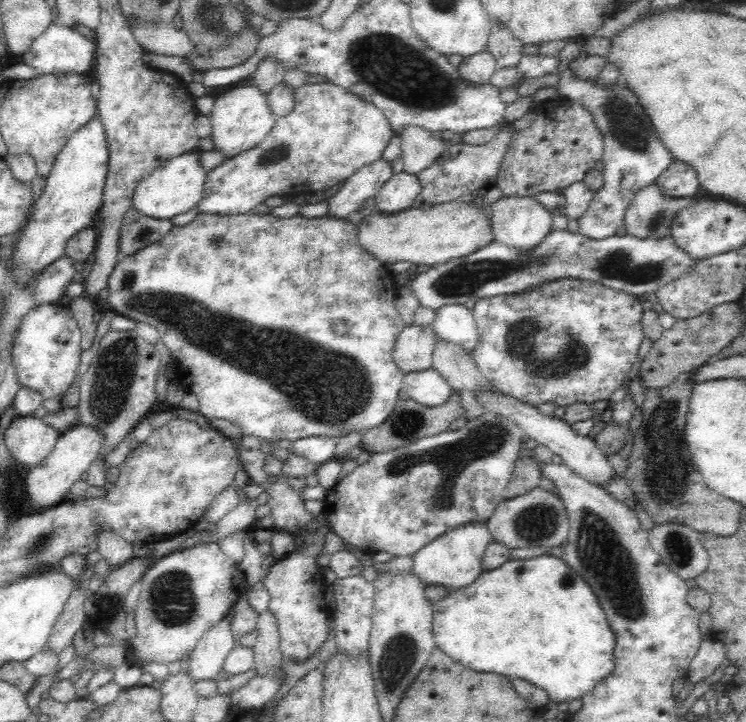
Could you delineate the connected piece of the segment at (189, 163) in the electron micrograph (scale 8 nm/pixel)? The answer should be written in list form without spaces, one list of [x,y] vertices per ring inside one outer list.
[[[190,149],[160,164],[137,185],[132,198],[132,207],[146,216],[160,220],[170,220],[177,214],[196,208],[204,194],[207,178],[207,172],[200,163],[200,154],[200,149]]]

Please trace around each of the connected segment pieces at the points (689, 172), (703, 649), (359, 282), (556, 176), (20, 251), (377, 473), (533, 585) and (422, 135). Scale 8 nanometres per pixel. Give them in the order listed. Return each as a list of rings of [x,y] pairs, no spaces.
[[[676,159],[658,176],[656,182],[666,196],[670,197],[692,197],[701,186],[696,170],[686,162]]]
[[[704,640],[701,642],[696,657],[690,662],[685,679],[698,684],[698,682],[715,674],[726,660],[727,649],[722,642]]]
[[[198,213],[190,224],[172,226],[170,232],[158,242],[116,263],[107,282],[110,293],[106,300],[115,314],[136,323],[150,324],[158,330],[159,338],[174,360],[174,372],[178,375],[179,386],[197,396],[200,414],[209,419],[230,420],[240,426],[244,435],[274,444],[283,438],[294,441],[307,436],[339,437],[351,430],[366,432],[382,424],[398,400],[404,372],[396,365],[392,352],[405,322],[395,307],[398,288],[392,273],[356,244],[356,233],[354,223],[325,216],[307,219],[300,214],[281,218],[258,213],[236,216]]]
[[[564,98],[538,103],[520,120],[512,122],[514,140],[504,156],[497,181],[507,197],[534,197],[539,192],[563,190],[583,181],[590,168],[600,166],[603,138],[582,106]]]
[[[96,112],[70,136],[62,150],[56,154],[45,188],[34,204],[30,218],[27,218],[20,240],[10,257],[16,263],[12,275],[20,283],[33,286],[33,278],[39,270],[50,263],[59,262],[63,257],[66,241],[75,232],[90,226],[92,217],[97,216],[102,204],[109,172],[108,160],[106,129],[100,114]]]
[[[485,409],[480,416],[467,419],[466,424],[459,430],[440,432],[436,436],[426,436],[426,438],[402,446],[402,448],[373,453],[367,462],[358,465],[352,472],[342,475],[337,483],[326,491],[322,507],[322,515],[326,520],[326,525],[334,535],[339,536],[351,549],[362,552],[363,556],[370,556],[381,551],[393,554],[396,557],[412,556],[422,546],[432,542],[436,536],[442,535],[442,532],[448,532],[450,528],[470,524],[470,522],[487,522],[489,520],[490,516],[494,514],[497,504],[505,499],[506,486],[512,478],[516,460],[524,453],[522,443],[525,437],[526,434],[523,428],[518,426],[510,417],[498,415],[498,413]]]
[[[552,555],[536,556],[535,558],[528,558],[528,560],[508,560],[498,568],[483,570],[482,574],[472,584],[458,588],[458,590],[451,590],[446,597],[436,596],[433,601],[433,635],[436,648],[440,649],[450,659],[458,662],[462,668],[504,675],[511,681],[525,680],[545,690],[550,700],[557,703],[566,702],[566,700],[570,702],[575,698],[581,698],[590,692],[590,689],[593,689],[594,685],[597,685],[598,681],[606,676],[606,673],[610,672],[614,665],[614,633],[611,632],[610,625],[599,607],[596,595],[586,585],[586,581],[582,577],[578,577],[577,572],[567,565],[564,558],[555,558]]]
[[[406,126],[400,136],[403,172],[410,175],[431,168],[449,146],[444,139],[434,137],[432,132],[418,126]]]

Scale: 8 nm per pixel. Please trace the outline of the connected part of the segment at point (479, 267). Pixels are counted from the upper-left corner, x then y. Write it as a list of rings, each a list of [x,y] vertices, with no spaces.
[[[552,230],[540,244],[528,250],[508,248],[492,240],[472,254],[431,265],[426,272],[417,274],[410,287],[419,300],[419,306],[434,311],[445,304],[464,304],[469,298],[476,301],[515,296],[530,286],[566,277],[590,280],[638,297],[656,293],[664,284],[682,278],[696,262],[698,259],[680,249],[670,235],[659,239],[639,239],[622,232],[610,238],[592,240],[579,232]]]

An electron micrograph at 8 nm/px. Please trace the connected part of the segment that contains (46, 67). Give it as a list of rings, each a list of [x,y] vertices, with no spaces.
[[[50,23],[46,31],[34,40],[22,63],[32,67],[38,75],[84,75],[95,64],[97,46],[81,36],[75,28],[64,28]]]

